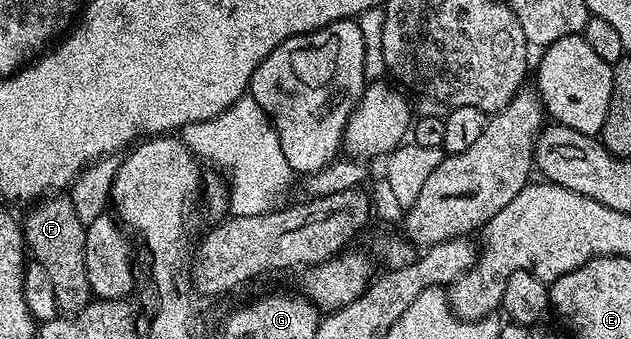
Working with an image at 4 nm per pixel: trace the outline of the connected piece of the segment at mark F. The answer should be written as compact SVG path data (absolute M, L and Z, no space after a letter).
M48 195L32 204L22 218L23 239L33 261L40 264L53 283L56 307L63 315L79 313L93 299L89 271L85 271L85 235L87 226L77 215L70 196Z

